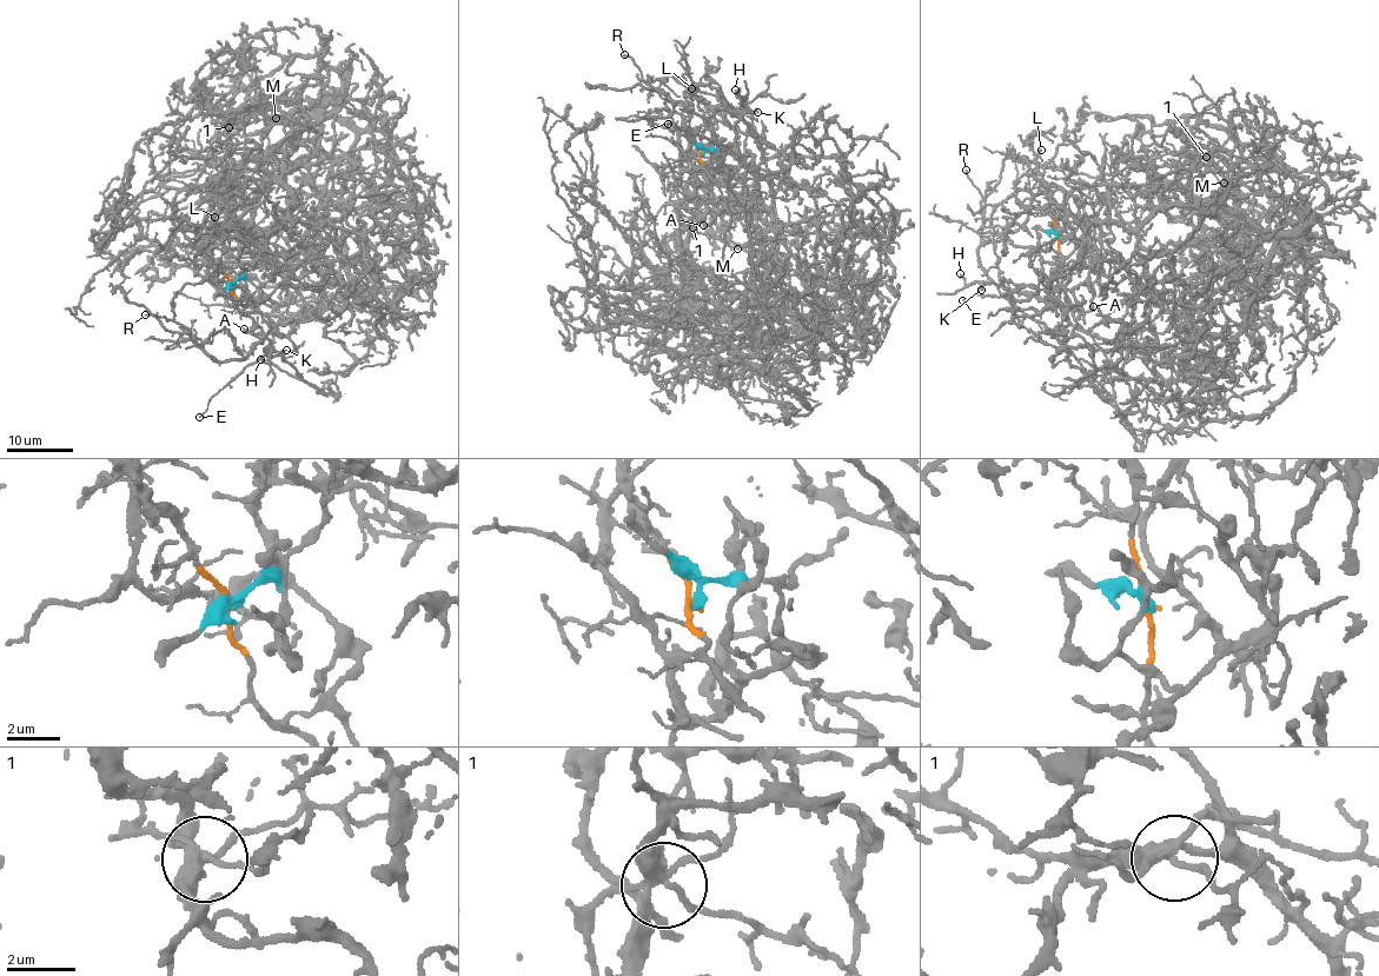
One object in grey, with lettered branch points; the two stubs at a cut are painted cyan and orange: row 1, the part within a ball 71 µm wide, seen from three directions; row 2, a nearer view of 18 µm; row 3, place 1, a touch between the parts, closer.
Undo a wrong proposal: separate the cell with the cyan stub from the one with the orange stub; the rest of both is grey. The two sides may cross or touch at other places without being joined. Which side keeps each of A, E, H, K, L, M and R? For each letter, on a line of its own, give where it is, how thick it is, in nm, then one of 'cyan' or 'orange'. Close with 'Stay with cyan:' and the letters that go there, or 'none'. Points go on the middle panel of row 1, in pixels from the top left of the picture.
A: (703, 225) | 420 nm | orange
E: (668, 124) | 120 nm | orange
H: (735, 90) | 150 nm | orange
K: (757, 112) | 190 nm | orange
L: (691, 88) | 160 nm | cyan
M: (737, 249) | 180 nm | cyan
R: (624, 54) | 150 nm | cyan
Stay with cyan: L, M, R

